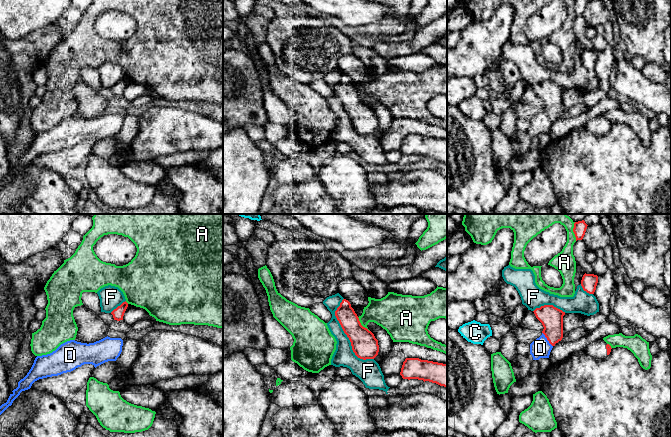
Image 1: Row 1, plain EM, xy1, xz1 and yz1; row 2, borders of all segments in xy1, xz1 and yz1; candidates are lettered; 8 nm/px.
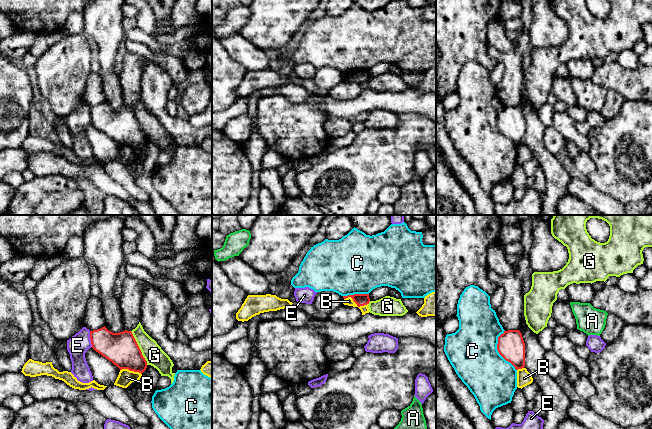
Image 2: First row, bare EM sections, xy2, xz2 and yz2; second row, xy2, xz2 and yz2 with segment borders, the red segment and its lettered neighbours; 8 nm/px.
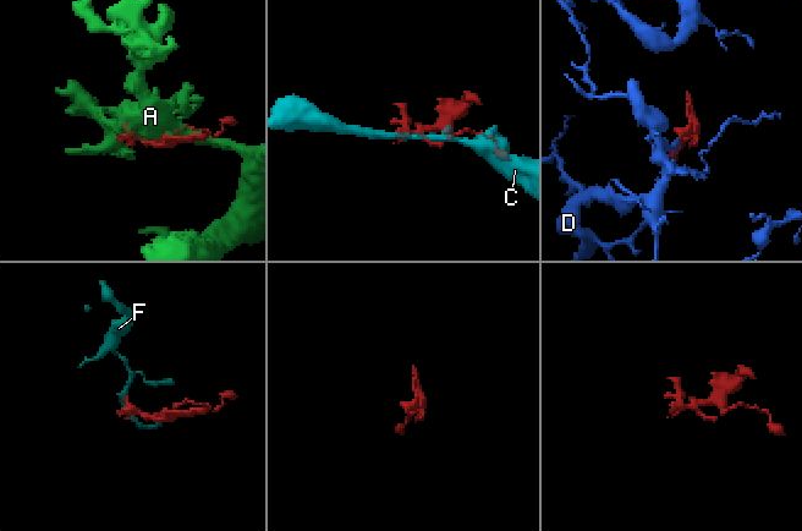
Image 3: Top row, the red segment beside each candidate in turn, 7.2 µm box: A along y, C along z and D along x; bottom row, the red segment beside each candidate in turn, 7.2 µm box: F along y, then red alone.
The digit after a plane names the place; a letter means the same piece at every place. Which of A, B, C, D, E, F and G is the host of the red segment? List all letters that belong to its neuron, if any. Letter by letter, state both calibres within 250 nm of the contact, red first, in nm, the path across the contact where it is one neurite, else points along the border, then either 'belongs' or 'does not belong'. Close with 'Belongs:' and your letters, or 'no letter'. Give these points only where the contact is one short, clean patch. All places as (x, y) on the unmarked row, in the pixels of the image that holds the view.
A: 100 nm thick on the red side, 160 nm on the other; does not belong
B: 100 nm thick on the red side, 70 nm on the other; border along xz2 (344, 74), (350, 73), (358, 82), (368, 80); does not belong
C: 220 nm thick on the red side, 400 nm on the other; does not belong
D: 180 nm thick on the red side, 160 nm on the other; runs through yz1 (551, 93), (551, 111), (547, 115), (540, 124); belongs
E: 260 nm thick on the red side, 170 nm on the other; does not belong
F: 200 nm thick on the red side, 160 nm on the other; does not belong
G: 260 nm thick on the red side, 160 nm on the other; does not belong
Belongs: D

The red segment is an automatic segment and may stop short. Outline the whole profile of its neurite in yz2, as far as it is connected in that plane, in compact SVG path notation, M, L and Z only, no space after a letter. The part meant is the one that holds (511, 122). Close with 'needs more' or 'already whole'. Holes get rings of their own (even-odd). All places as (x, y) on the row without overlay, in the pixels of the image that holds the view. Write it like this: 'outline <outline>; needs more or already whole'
outline M519 106L504 107L498 113L497 126L516 146L525 143L525 119Z; already whole

